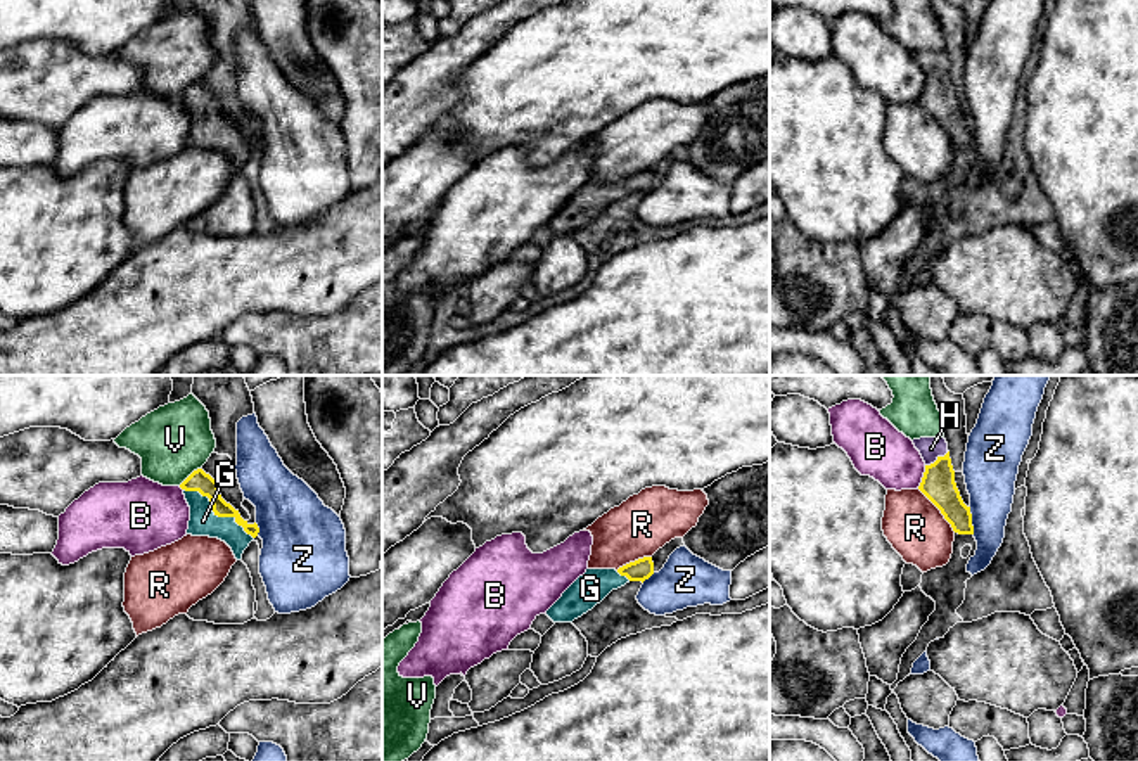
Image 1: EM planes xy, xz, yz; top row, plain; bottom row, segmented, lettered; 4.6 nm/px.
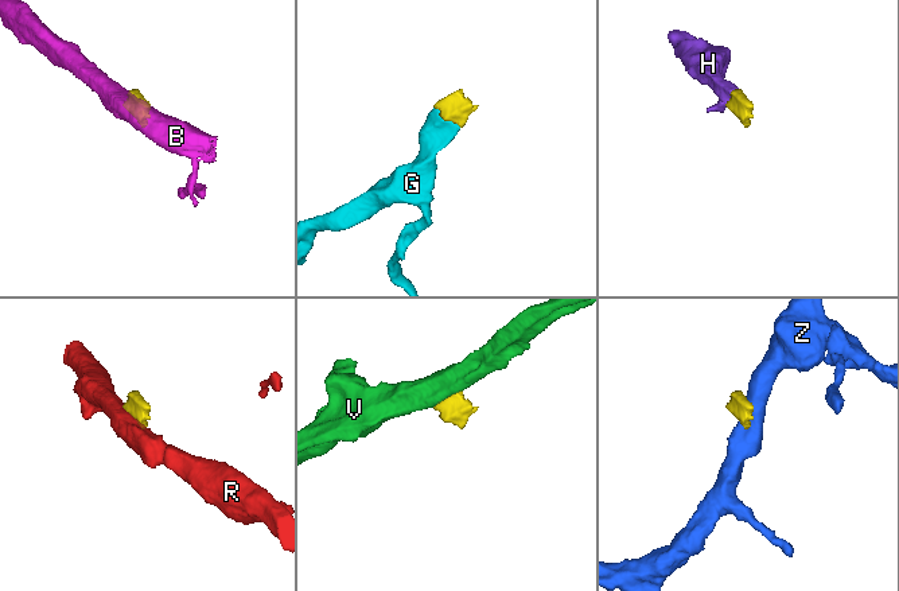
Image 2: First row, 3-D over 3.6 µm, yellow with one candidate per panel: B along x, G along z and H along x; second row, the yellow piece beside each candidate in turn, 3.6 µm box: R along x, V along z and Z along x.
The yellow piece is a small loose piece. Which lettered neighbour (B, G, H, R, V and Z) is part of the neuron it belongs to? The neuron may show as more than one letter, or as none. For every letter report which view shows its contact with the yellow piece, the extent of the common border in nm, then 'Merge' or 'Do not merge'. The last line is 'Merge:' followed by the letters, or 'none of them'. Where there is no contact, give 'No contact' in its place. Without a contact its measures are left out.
B: Touches yellow in yz. Shared border 120 nm. Do not merge
G: Touches yellow in xy. Shared border 400 nm. Merge
H: Touches yellow in yz. Shared border 130 nm. Merge
R: Touches yellow in yz. Shared border 260 nm. Do not merge
V: Touches yellow in xy. Shared border 130 nm. Do not merge
Z: Touches yellow in yz. Shared border 130 nm. Do not merge
Merge: G, H

